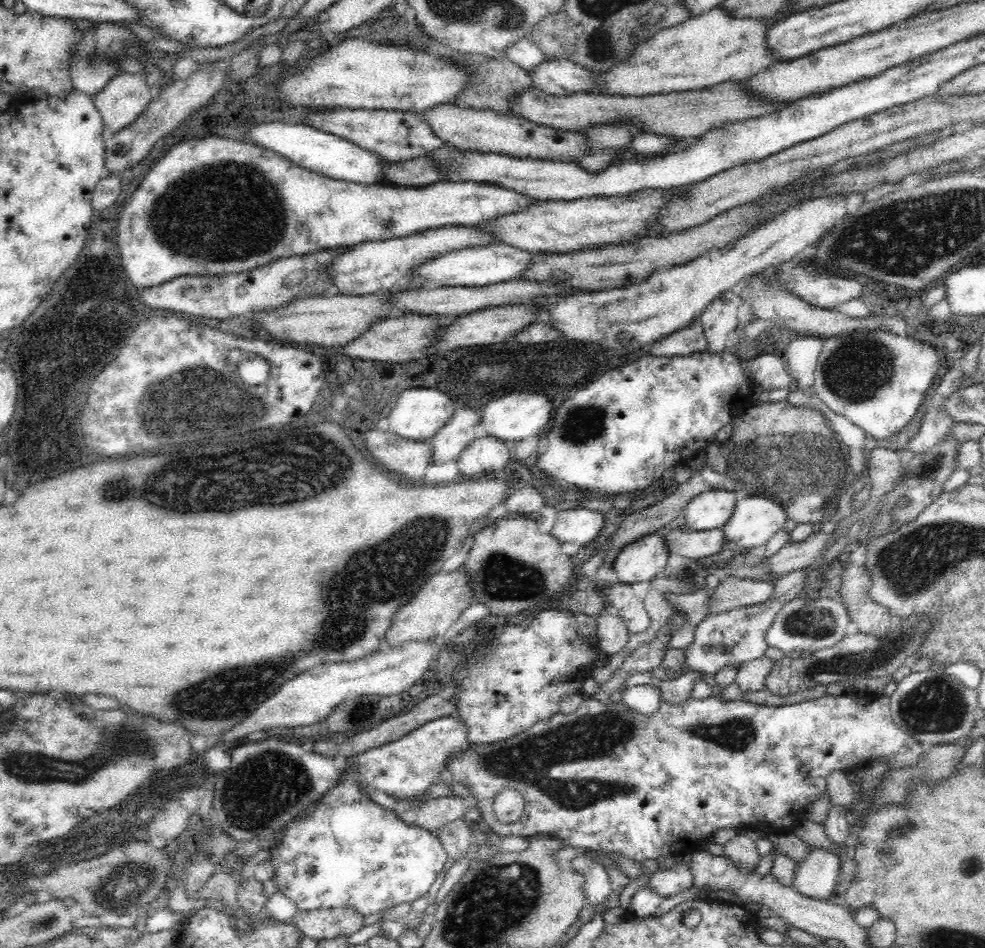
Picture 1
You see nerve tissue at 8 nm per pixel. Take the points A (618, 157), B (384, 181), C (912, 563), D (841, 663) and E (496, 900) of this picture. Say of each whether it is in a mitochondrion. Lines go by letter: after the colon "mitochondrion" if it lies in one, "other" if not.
A: other
B: other
C: mitochondrion
D: mitochondrion
E: mitochondrion

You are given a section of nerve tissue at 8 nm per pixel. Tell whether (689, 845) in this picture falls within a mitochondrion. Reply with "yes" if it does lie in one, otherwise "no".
no

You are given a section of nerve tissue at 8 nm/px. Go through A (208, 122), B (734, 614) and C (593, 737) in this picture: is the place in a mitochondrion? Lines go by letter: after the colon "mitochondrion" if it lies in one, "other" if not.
A: other
B: other
C: mitochondrion

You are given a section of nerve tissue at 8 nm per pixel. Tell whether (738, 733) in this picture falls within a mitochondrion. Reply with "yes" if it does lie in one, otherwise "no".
yes

